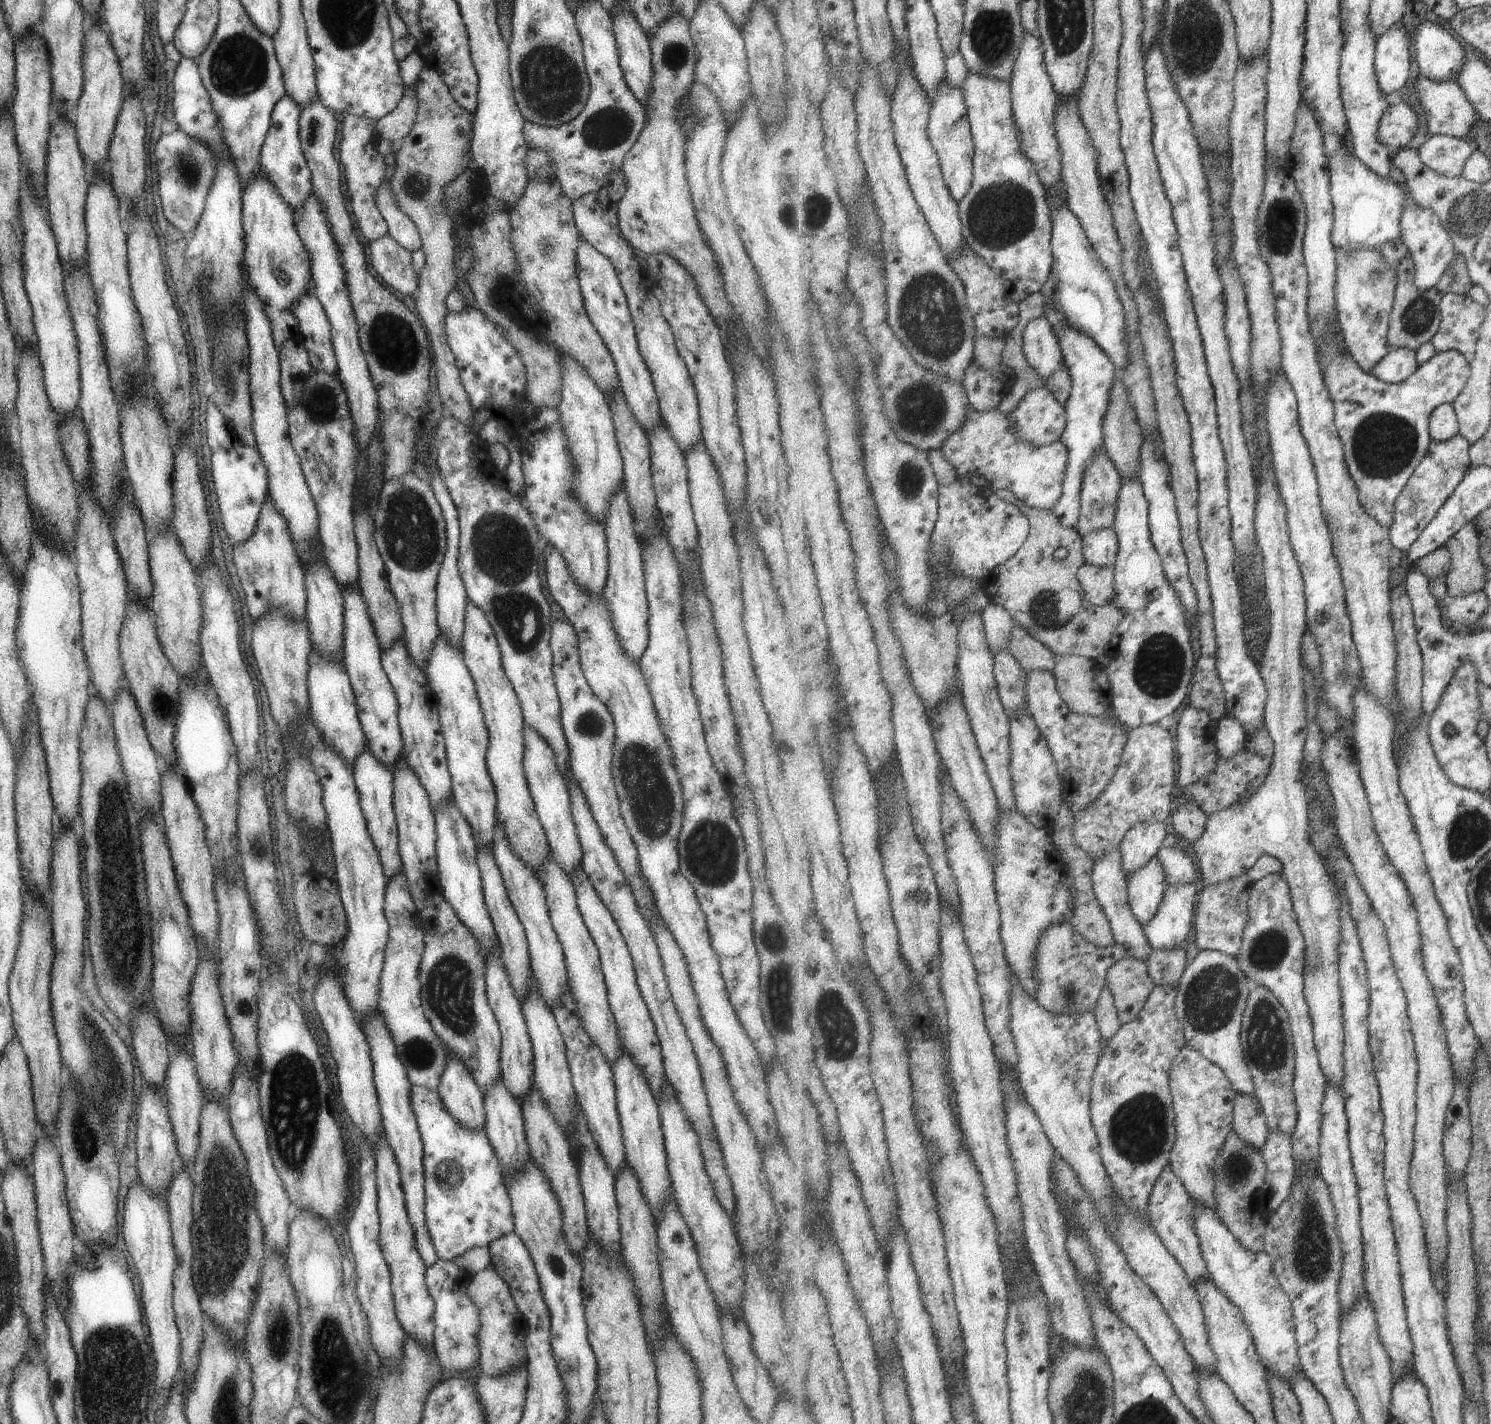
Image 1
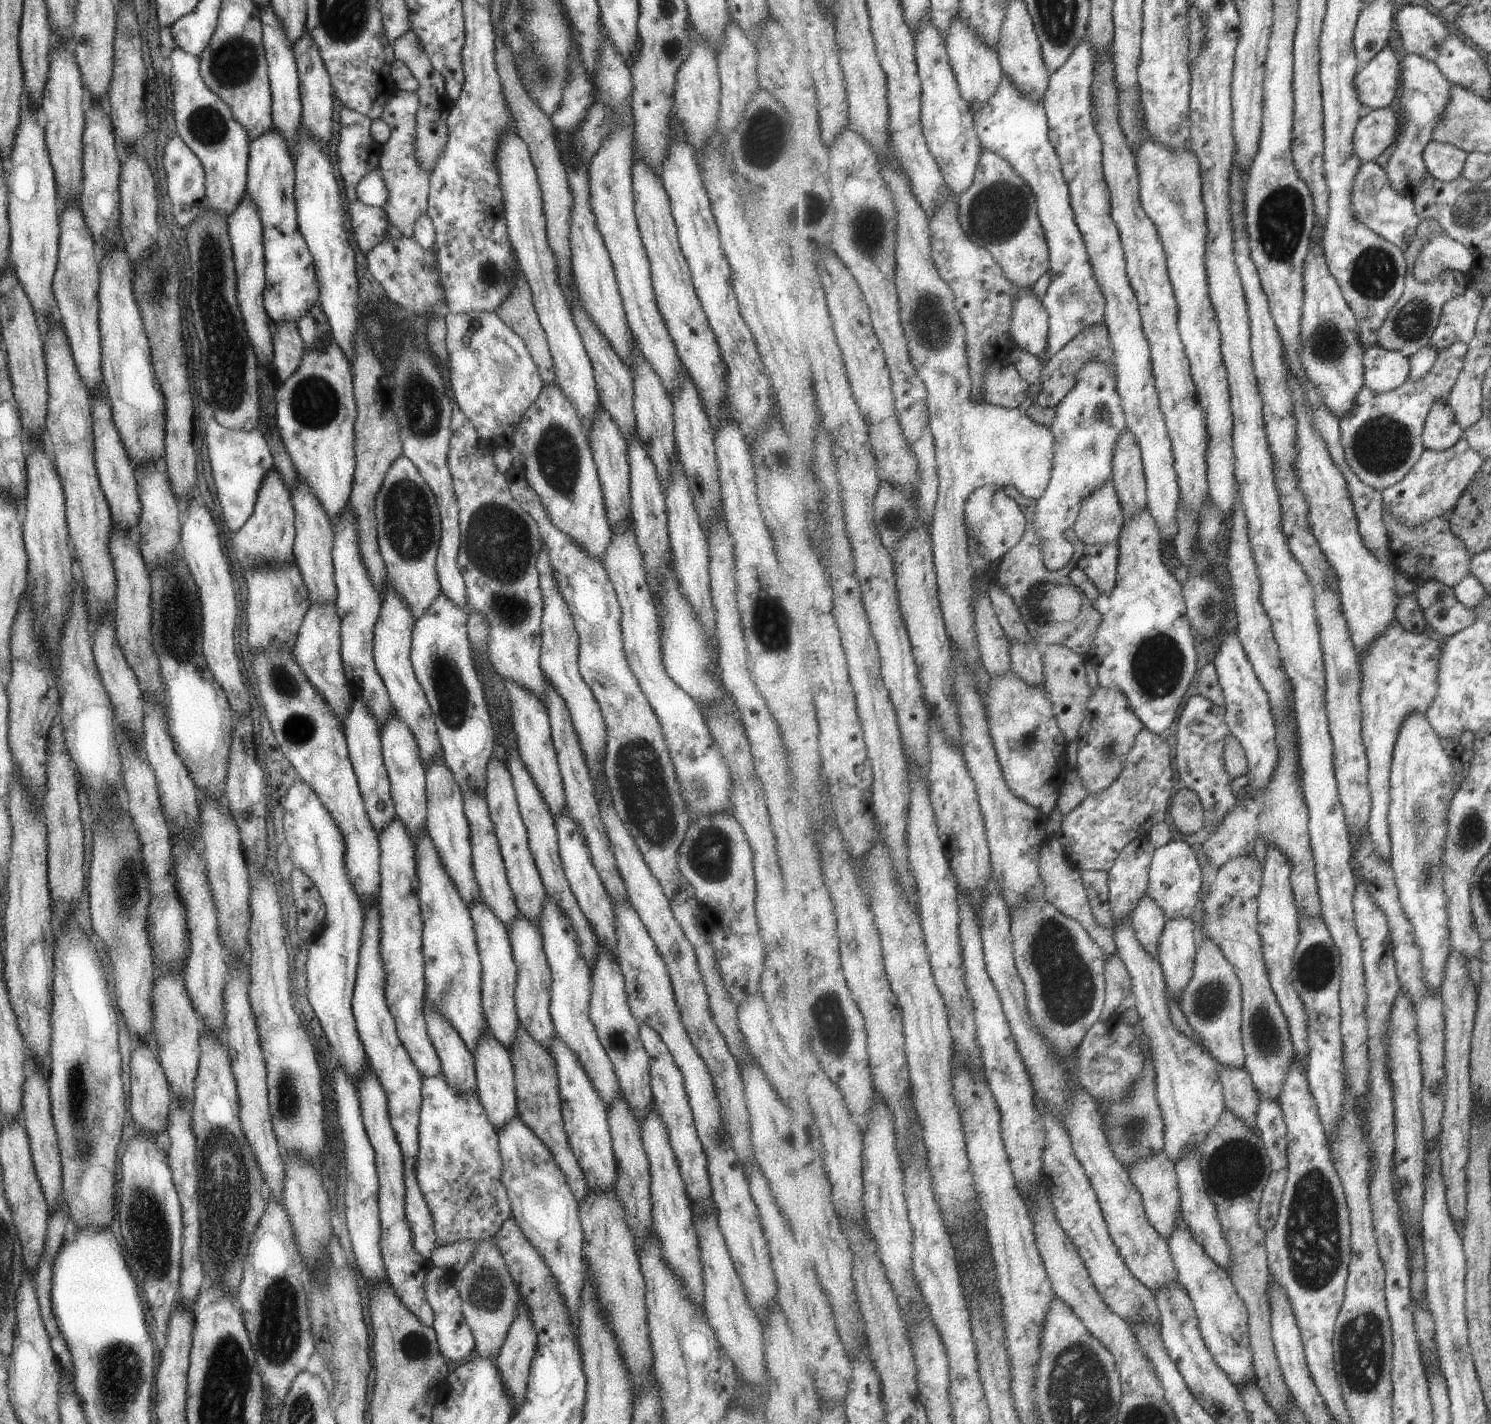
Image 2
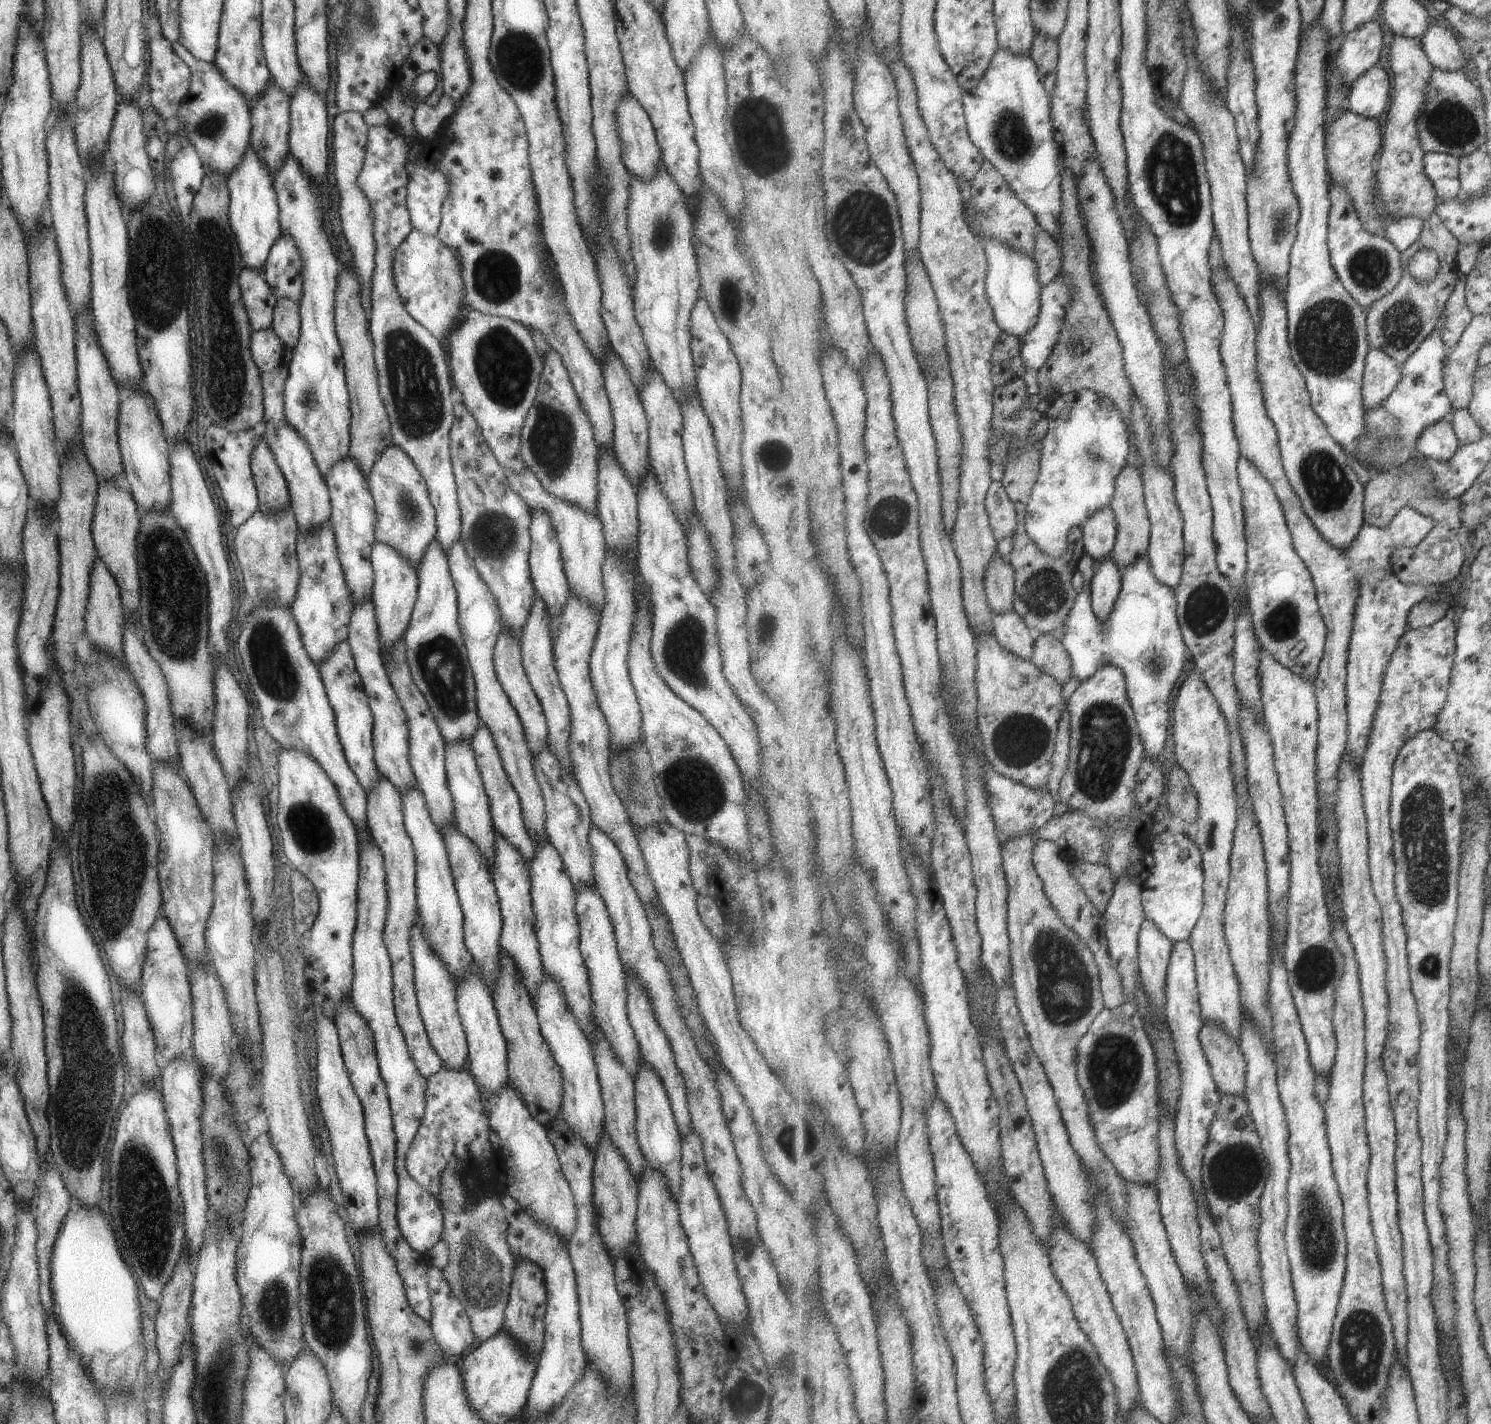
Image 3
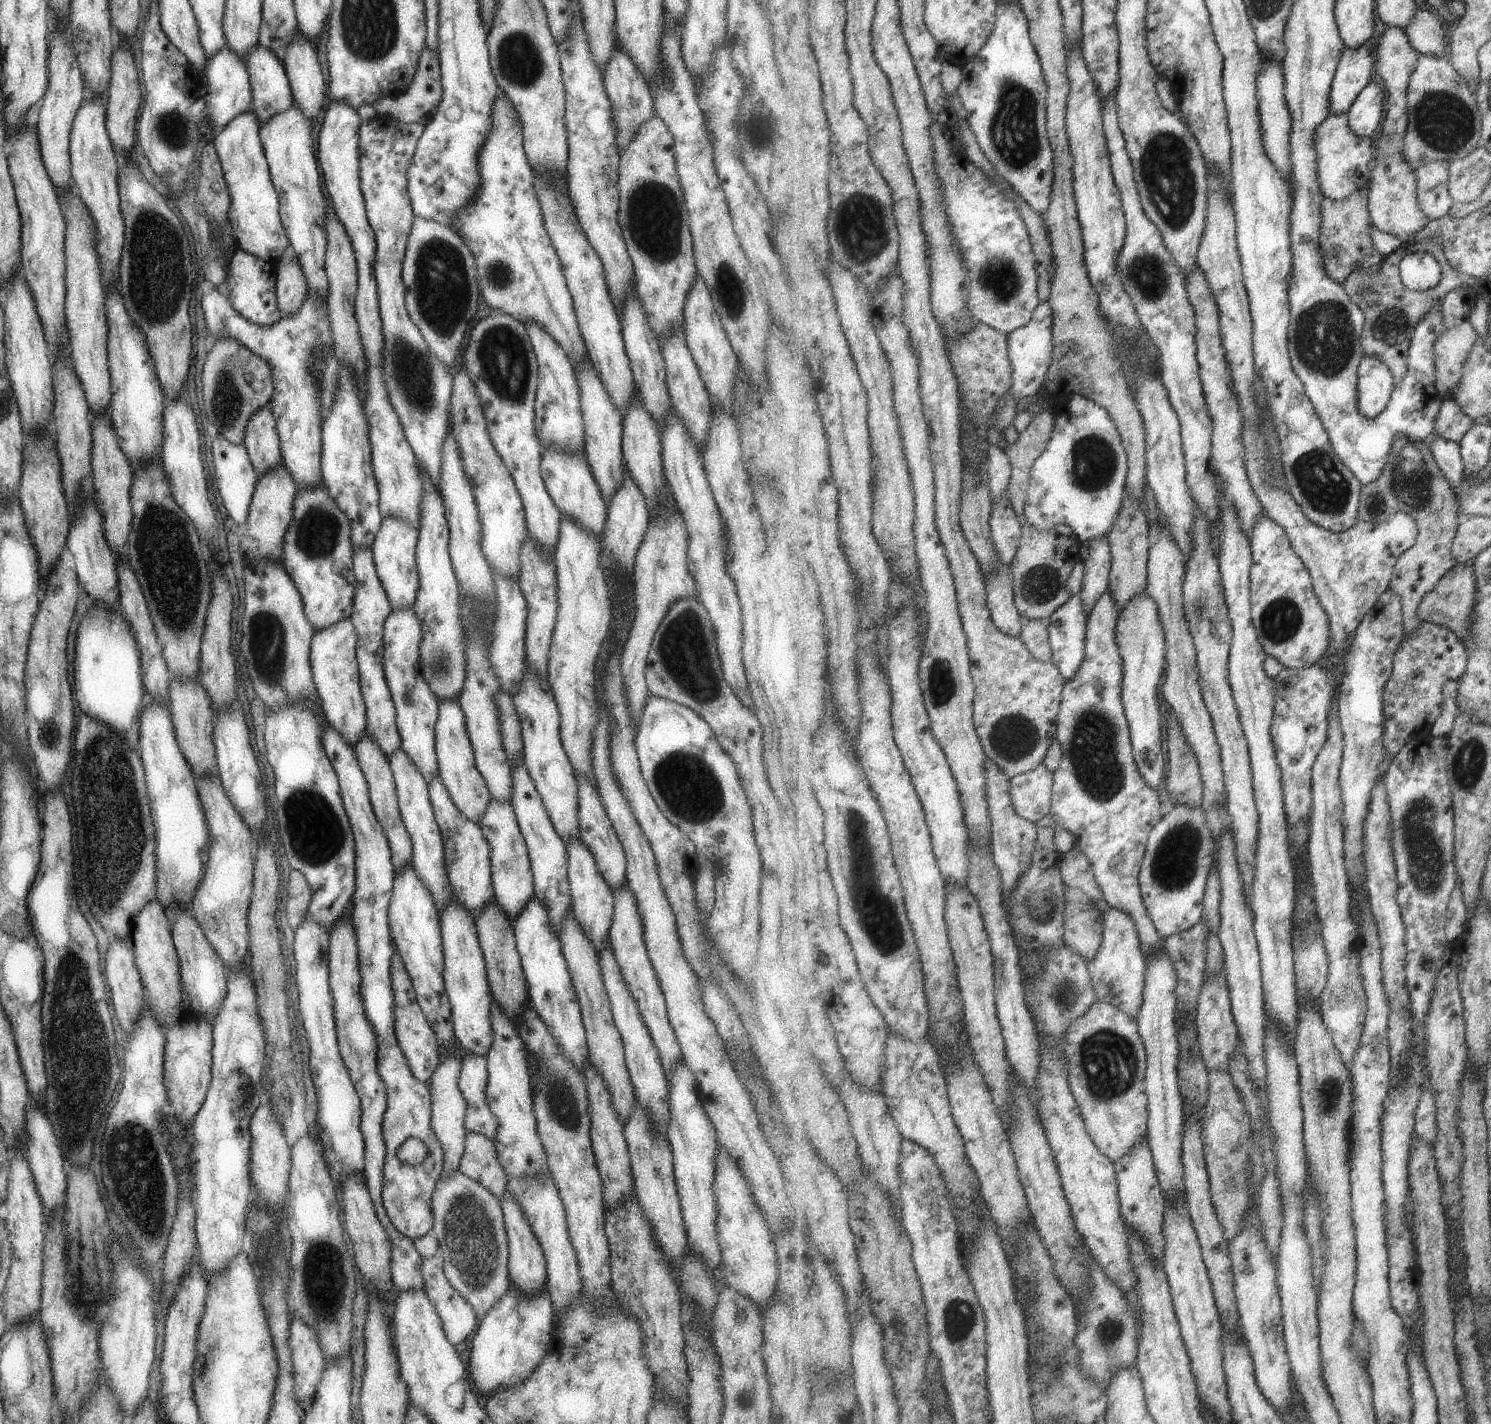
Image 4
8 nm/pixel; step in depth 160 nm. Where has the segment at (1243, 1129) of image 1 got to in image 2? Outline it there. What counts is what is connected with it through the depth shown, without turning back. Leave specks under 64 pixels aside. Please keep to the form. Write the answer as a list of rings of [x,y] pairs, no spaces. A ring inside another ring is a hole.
[[[1218,1061],[1217,1074],[1223,1084],[1228,1110],[1243,1120],[1249,1129],[1257,1130],[1257,1116],[1260,1112],[1261,1102],[1251,1074],[1245,1068],[1225,1066]]]

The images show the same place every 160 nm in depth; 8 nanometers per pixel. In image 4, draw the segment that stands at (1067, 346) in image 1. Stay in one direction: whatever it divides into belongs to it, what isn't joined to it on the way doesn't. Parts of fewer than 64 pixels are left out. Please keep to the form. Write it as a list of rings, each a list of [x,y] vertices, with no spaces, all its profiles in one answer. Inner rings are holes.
[[[1071,395],[1065,408],[1056,416],[1048,447],[1033,465],[1032,482],[1023,514],[1041,532],[1065,524],[1073,528],[1083,542],[1107,537],[1122,511],[1127,480],[1128,452],[1109,411],[1086,396]]]

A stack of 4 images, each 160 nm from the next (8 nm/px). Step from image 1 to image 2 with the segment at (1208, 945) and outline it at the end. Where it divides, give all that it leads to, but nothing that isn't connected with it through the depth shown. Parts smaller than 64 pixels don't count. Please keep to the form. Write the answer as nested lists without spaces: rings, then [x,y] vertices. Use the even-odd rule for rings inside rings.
[[[1238,857],[1218,870],[1214,883],[1203,898],[1205,932],[1217,945],[1240,976],[1243,996],[1242,1036],[1246,1055],[1245,1069],[1251,1074],[1255,1089],[1278,1101],[1283,1084],[1296,1058],[1290,1025],[1272,988],[1269,968],[1265,964],[1263,940],[1259,932],[1259,902],[1264,867],[1255,858]]]

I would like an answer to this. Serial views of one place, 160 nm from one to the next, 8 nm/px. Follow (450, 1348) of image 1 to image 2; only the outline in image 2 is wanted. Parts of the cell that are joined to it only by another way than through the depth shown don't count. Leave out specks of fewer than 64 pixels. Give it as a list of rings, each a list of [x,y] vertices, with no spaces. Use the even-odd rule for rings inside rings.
[[[432,1267],[429,1274],[425,1276],[425,1299],[431,1311],[433,1312],[431,1328],[436,1335],[437,1348],[444,1360],[459,1361],[474,1348],[474,1339],[471,1330],[464,1322],[460,1312],[460,1298],[452,1283],[452,1273],[449,1273],[441,1268]]]

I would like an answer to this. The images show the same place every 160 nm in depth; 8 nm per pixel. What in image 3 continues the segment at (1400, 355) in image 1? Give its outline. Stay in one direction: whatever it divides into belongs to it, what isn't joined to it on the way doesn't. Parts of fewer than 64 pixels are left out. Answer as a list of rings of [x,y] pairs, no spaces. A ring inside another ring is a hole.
[[[1370,347],[1366,359],[1366,369],[1363,380],[1363,397],[1364,406],[1367,409],[1378,407],[1384,404],[1393,394],[1393,391],[1398,387],[1402,379],[1402,367],[1398,362],[1384,350]]]

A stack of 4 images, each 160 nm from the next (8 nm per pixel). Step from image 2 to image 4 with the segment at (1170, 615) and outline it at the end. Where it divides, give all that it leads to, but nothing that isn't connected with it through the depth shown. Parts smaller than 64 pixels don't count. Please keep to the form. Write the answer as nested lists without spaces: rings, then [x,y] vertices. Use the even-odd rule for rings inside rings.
[[[1147,590],[1140,595],[1133,597],[1121,610],[1117,621],[1116,641],[1120,648],[1121,656],[1124,660],[1124,687],[1122,696],[1124,707],[1126,708],[1128,721],[1132,730],[1132,745],[1134,756],[1145,780],[1155,789],[1157,784],[1161,784],[1165,776],[1165,752],[1163,752],[1163,734],[1161,734],[1161,702],[1159,702],[1159,686],[1163,682],[1163,674],[1166,674],[1168,664],[1168,640],[1164,631],[1164,624],[1160,617],[1160,608],[1157,601]],[[1077,593],[1048,621],[1053,663],[1069,681],[1079,672],[1085,660],[1089,619],[1082,594]]]

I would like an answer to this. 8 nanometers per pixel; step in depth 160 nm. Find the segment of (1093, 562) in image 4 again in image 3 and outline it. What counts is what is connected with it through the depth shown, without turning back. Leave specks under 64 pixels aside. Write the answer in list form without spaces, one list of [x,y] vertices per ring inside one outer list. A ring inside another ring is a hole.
[[[1111,507],[1098,510],[1082,529],[1087,554],[1097,561],[1111,558],[1118,535],[1115,511]]]

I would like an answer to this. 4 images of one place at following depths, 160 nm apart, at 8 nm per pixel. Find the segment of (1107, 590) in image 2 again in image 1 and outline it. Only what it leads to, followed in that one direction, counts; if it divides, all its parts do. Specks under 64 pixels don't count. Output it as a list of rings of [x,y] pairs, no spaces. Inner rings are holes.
[[[1114,527],[1100,528],[1084,536],[1084,557],[1089,564],[1114,566],[1119,551],[1120,538]]]

